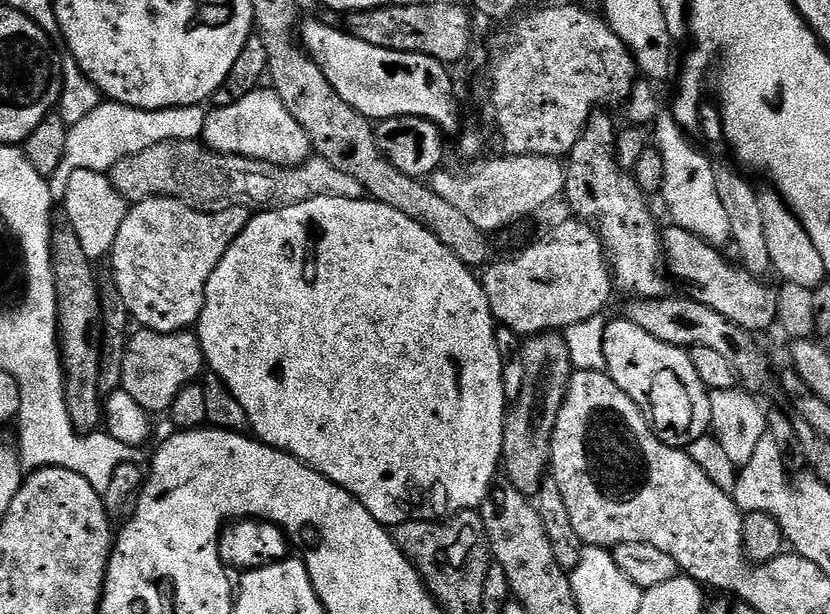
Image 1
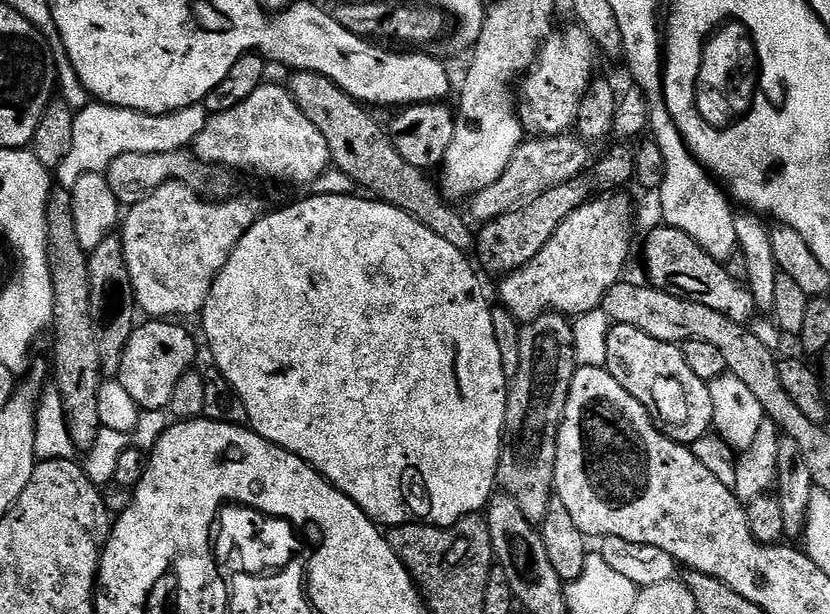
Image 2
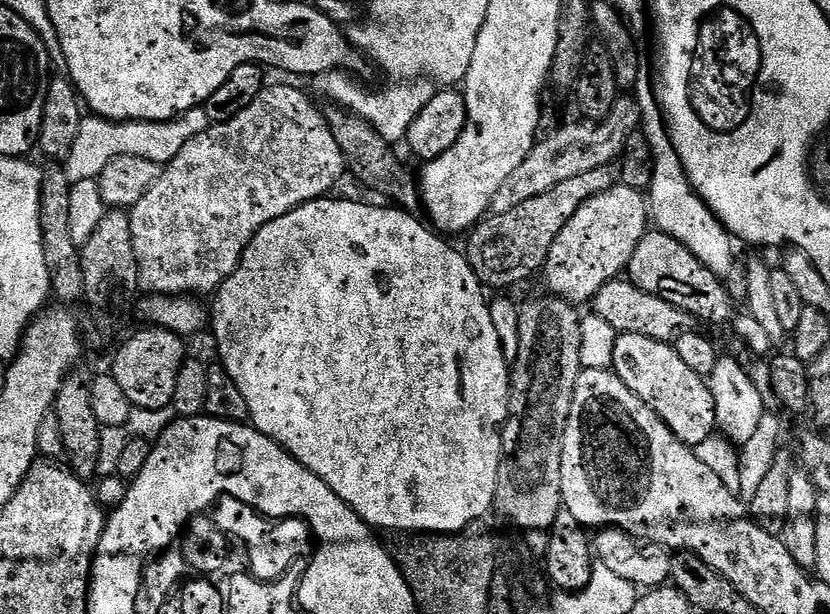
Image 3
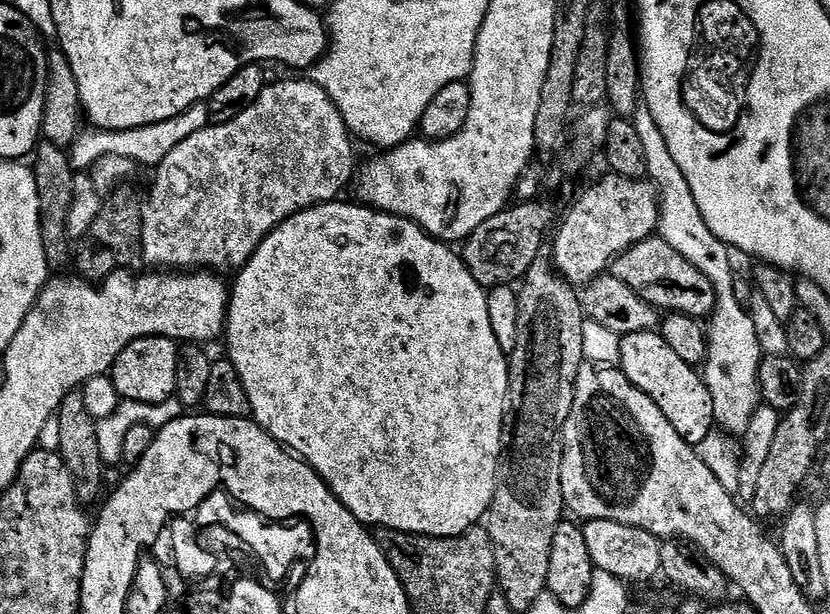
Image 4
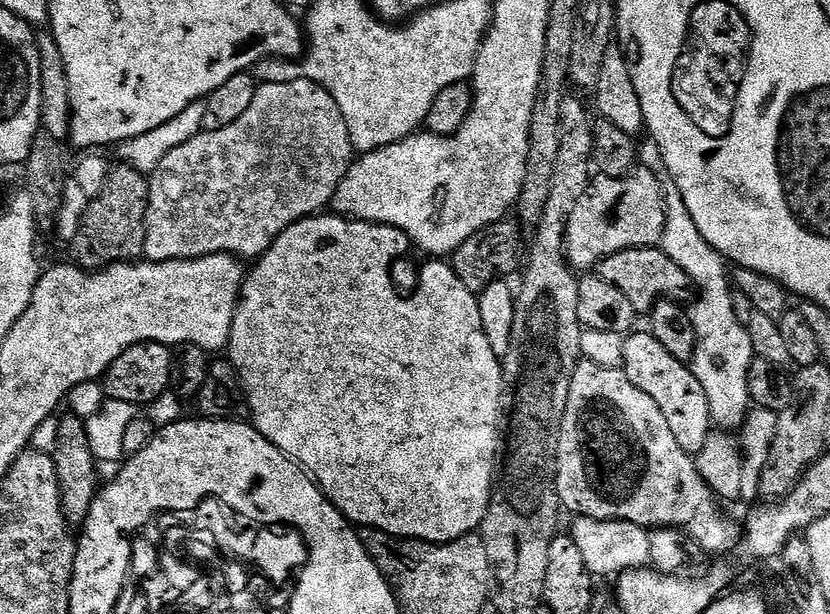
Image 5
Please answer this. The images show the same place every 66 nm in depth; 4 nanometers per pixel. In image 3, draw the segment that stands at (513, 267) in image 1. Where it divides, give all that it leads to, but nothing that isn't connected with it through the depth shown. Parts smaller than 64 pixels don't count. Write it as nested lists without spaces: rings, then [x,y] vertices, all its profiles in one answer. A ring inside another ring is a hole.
[[[618,183],[590,198],[566,222],[549,248],[542,269],[547,291],[573,305],[587,305],[606,282],[617,279],[625,271],[634,246],[638,246],[649,228],[650,204],[641,189]]]

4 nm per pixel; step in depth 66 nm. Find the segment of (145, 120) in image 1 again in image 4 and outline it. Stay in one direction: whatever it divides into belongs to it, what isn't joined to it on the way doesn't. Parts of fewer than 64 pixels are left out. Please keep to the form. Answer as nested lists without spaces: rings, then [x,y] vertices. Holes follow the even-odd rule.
[[[191,113],[175,116],[164,123],[154,123],[146,127],[138,127],[128,131],[102,131],[100,129],[88,128],[81,131],[75,142],[69,147],[68,155],[71,167],[75,170],[87,171],[91,169],[96,161],[105,157],[106,154],[118,157],[130,158],[138,166],[155,168],[165,160],[166,155],[174,150],[179,142],[185,141],[190,134],[194,134],[204,126],[203,121],[192,120]]]

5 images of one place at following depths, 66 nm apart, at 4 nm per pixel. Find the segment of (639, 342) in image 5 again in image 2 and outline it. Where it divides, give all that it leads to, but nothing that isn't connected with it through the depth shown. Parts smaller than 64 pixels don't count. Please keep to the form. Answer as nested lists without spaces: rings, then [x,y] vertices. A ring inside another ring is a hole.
[[[612,324],[606,338],[606,367],[631,396],[638,398],[642,406],[656,421],[664,435],[685,446],[691,446],[696,440],[707,435],[712,428],[714,406],[710,402],[708,384],[690,366],[686,366],[683,351],[675,344],[658,342],[658,338],[650,338],[650,334],[642,334],[642,330],[634,330],[634,326]]]

